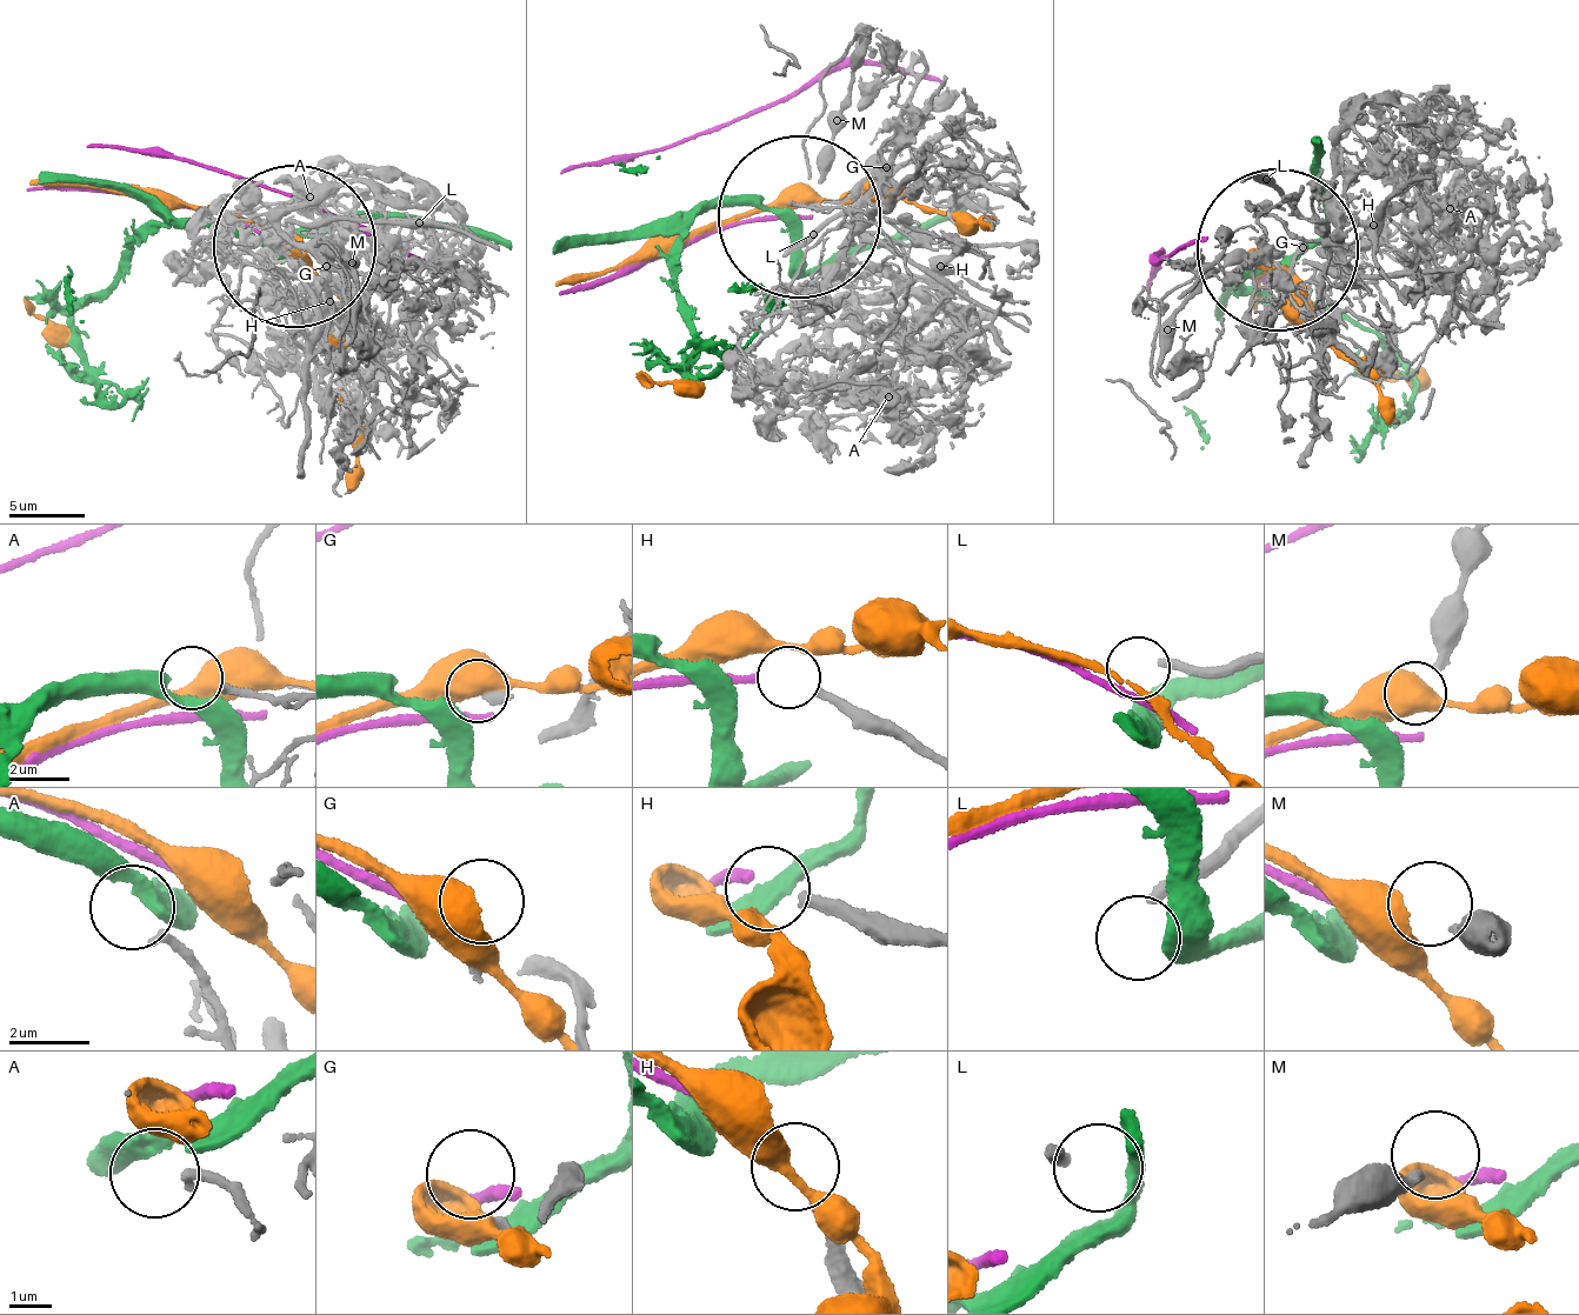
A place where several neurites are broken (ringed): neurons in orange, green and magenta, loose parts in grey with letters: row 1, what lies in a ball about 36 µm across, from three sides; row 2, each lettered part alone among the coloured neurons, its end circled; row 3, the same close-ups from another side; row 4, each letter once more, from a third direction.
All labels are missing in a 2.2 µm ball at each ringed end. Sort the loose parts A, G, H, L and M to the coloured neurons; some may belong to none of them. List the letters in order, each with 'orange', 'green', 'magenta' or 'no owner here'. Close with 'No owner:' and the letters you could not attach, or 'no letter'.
A: no owner here
G: no owner here
H: magenta
L: no owner here
M: orange
No owner: A, G, L

